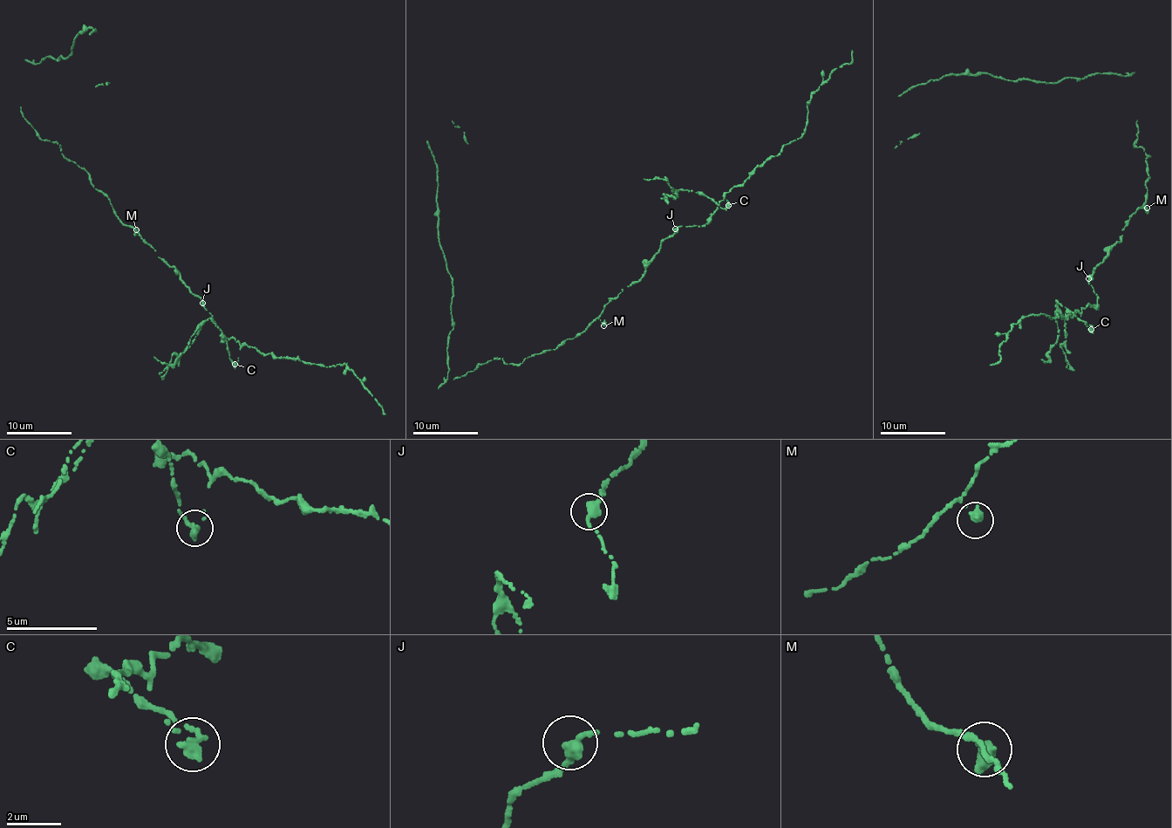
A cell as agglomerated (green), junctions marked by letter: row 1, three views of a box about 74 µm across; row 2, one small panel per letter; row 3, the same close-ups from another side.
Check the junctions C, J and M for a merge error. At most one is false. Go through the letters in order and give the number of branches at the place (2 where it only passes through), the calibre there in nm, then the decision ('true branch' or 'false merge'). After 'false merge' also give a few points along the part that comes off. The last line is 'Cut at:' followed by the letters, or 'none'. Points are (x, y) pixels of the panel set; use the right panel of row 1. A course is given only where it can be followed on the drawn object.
C: 1 | 460 nm | false merge
J: 1 | 480 nm | true branch
M: 1 | 480 nm | true branch
Cut at: C

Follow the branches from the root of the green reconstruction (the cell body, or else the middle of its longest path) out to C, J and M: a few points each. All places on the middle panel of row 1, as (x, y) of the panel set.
C: (550, 350), (577, 335), (622, 289), (644, 275), (663, 240), (674, 231), (702, 226), (724, 198), (727, 206)
J: (550, 350), (577, 335), (600, 317), (604, 307), (622, 289), (644, 275), (663, 240), (672, 235), (675, 229)
M: (550, 350), (568, 338), (573, 338), (597, 318), (603, 325)

